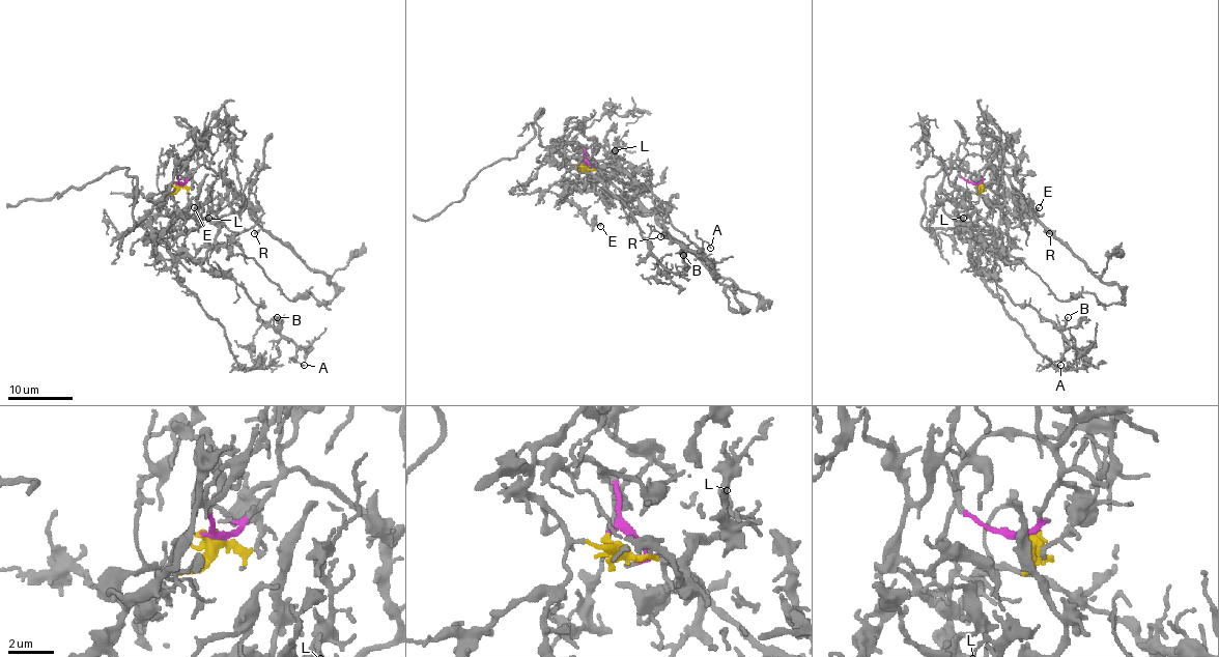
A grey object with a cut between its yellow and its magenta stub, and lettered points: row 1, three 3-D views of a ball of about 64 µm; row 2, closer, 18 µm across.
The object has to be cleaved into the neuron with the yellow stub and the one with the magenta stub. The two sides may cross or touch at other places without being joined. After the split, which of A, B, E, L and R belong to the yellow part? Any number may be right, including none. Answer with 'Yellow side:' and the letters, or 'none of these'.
Yellow side: A, B, E, L

